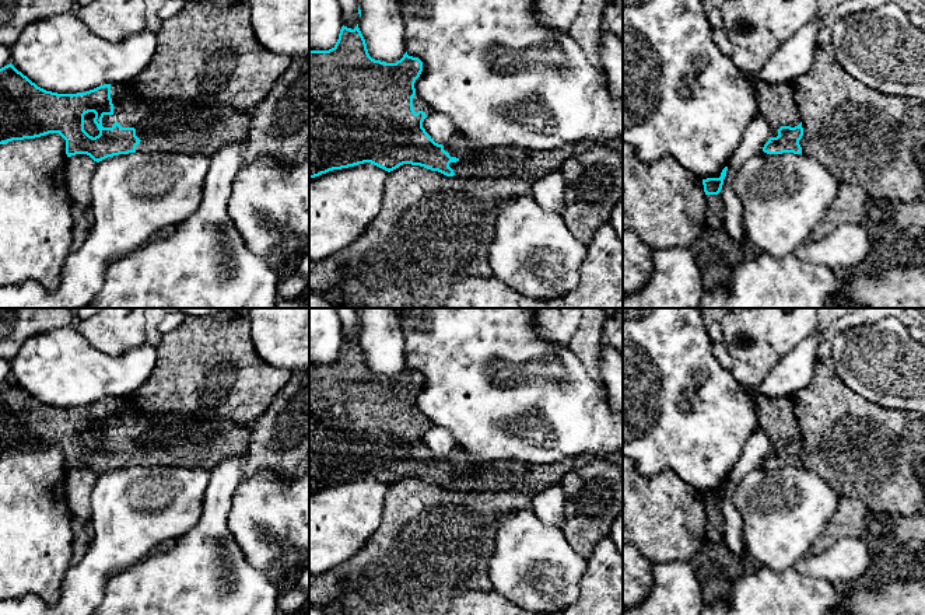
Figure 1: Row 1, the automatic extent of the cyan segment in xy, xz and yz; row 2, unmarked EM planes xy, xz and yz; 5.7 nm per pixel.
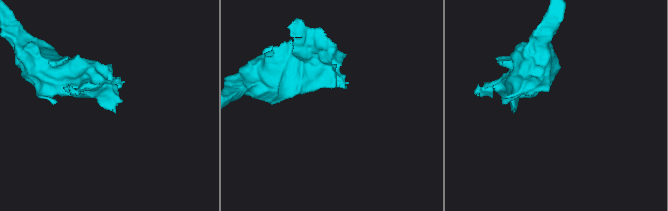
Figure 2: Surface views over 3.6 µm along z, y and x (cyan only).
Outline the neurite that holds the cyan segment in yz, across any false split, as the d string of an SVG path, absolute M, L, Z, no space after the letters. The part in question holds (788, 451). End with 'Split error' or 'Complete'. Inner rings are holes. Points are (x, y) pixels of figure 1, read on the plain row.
M760 395L756 402L757 419L771 444L764 458L767 468L802 468L803 441L793 413L792 396L770 398Z. Split error

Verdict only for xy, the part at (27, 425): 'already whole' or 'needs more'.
needs more

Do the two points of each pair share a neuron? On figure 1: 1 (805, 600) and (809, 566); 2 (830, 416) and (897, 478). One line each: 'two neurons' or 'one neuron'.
1: two neurons
2: one neuron

